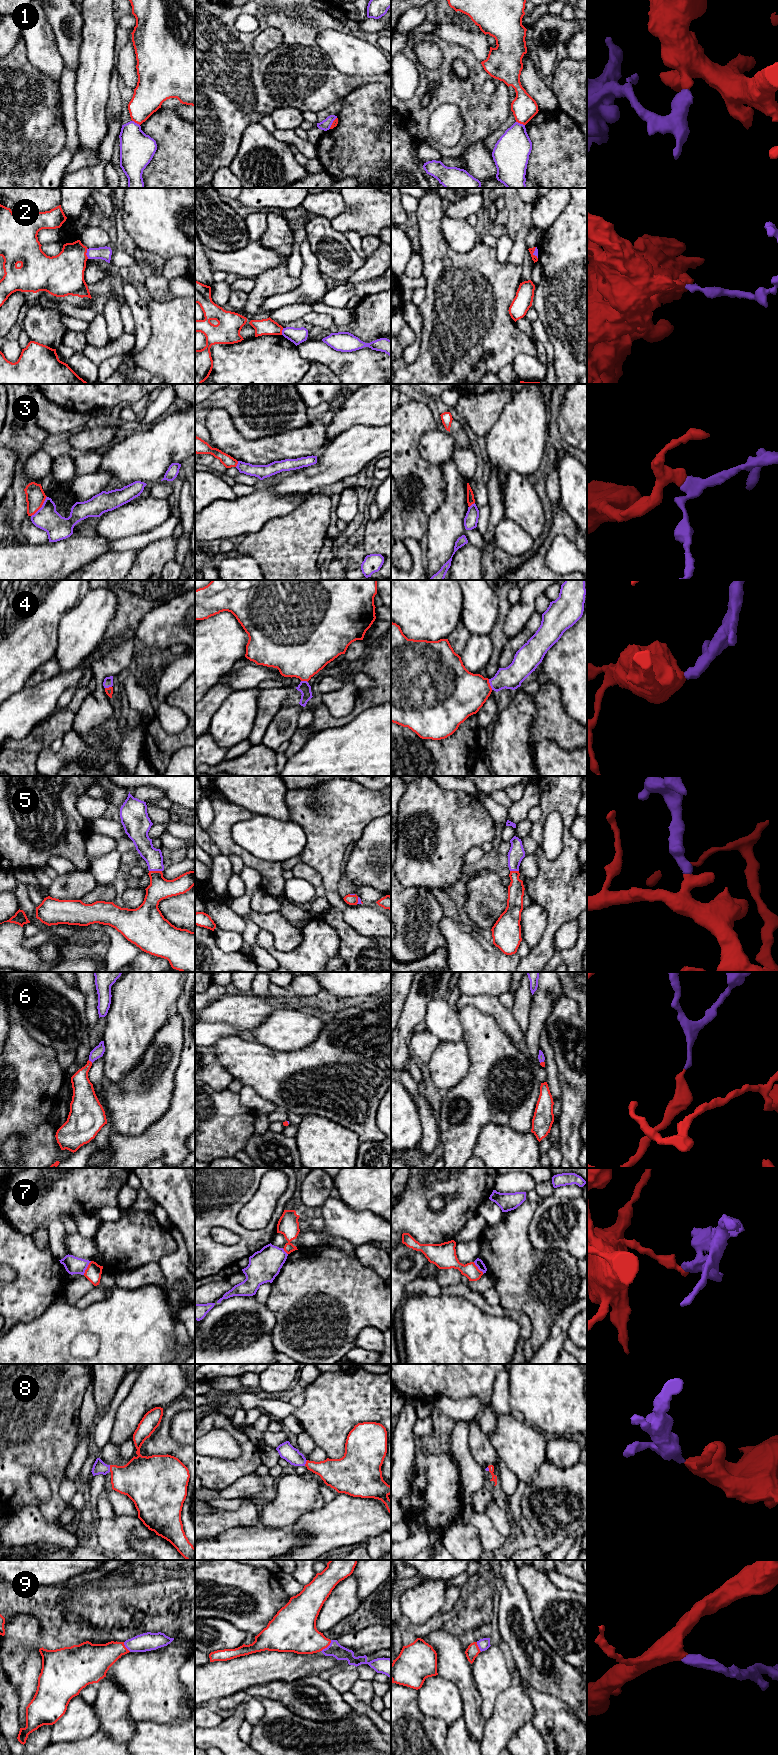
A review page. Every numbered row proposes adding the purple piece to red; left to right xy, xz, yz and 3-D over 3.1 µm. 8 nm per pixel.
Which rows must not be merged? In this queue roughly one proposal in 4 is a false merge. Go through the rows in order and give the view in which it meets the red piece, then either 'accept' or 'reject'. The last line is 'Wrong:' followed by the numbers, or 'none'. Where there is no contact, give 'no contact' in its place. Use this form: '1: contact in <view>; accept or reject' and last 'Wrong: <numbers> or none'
1: contact in yz; reject
2: contact in xy; reject
3: contact in xy; reject
4: contact in yz; accept
5: contact in xy; accept
6: contact in xy; accept
7: contact in xy; reject
8: contact in xy; accept
9: contact in xz; accept
Wrong: 1, 2, 3, 7

